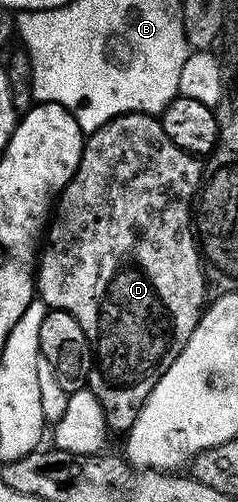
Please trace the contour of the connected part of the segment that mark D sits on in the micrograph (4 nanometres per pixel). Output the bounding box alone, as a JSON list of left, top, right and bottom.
[35,114,207,432]

